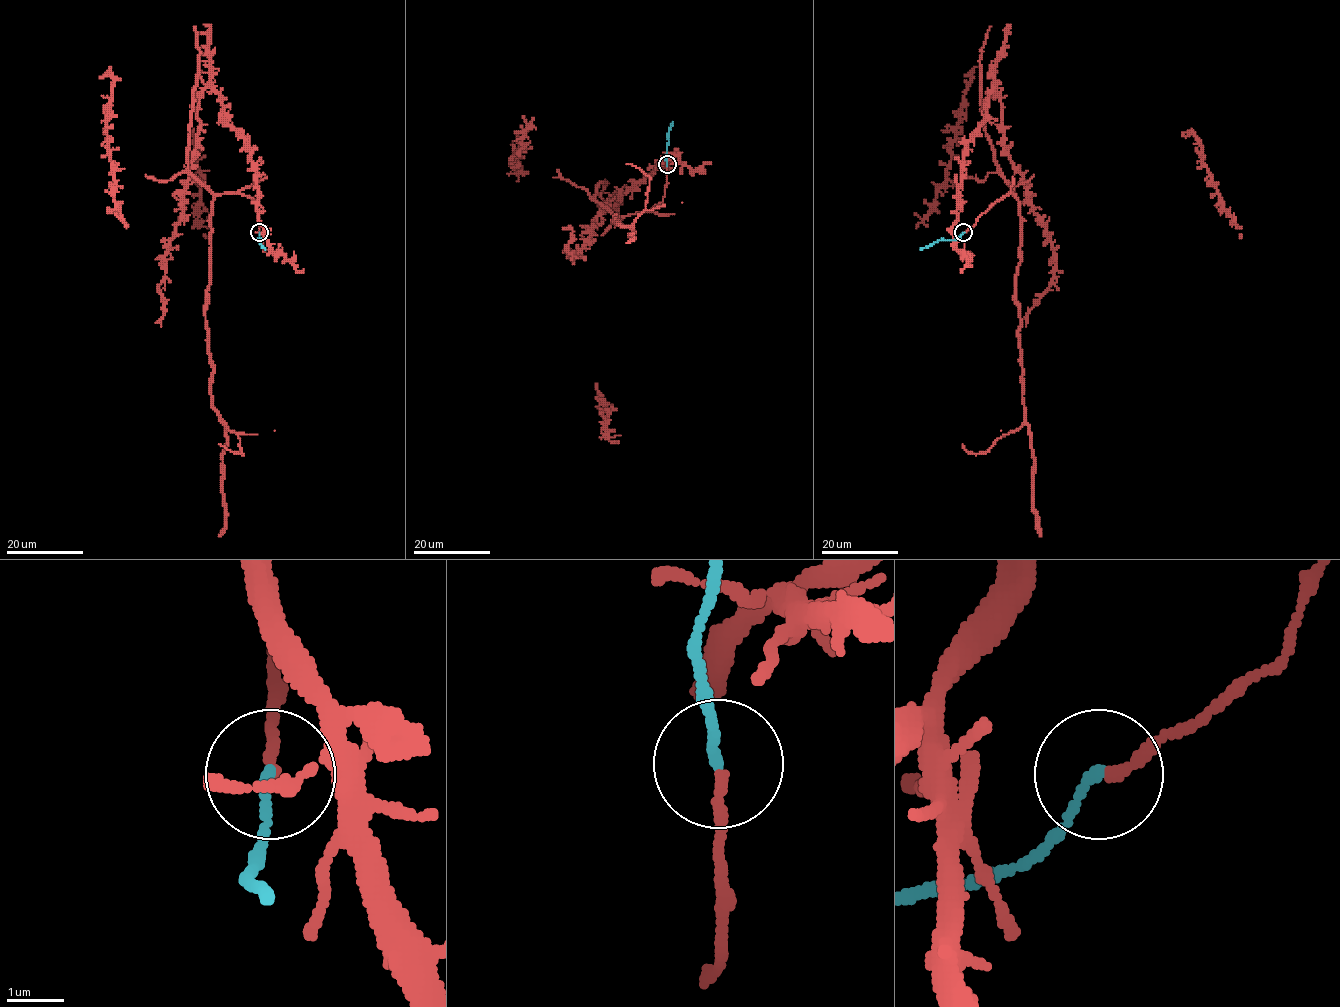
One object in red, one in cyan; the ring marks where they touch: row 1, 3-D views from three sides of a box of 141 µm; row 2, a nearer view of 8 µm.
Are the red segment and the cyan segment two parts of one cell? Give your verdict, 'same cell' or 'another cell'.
same cell

